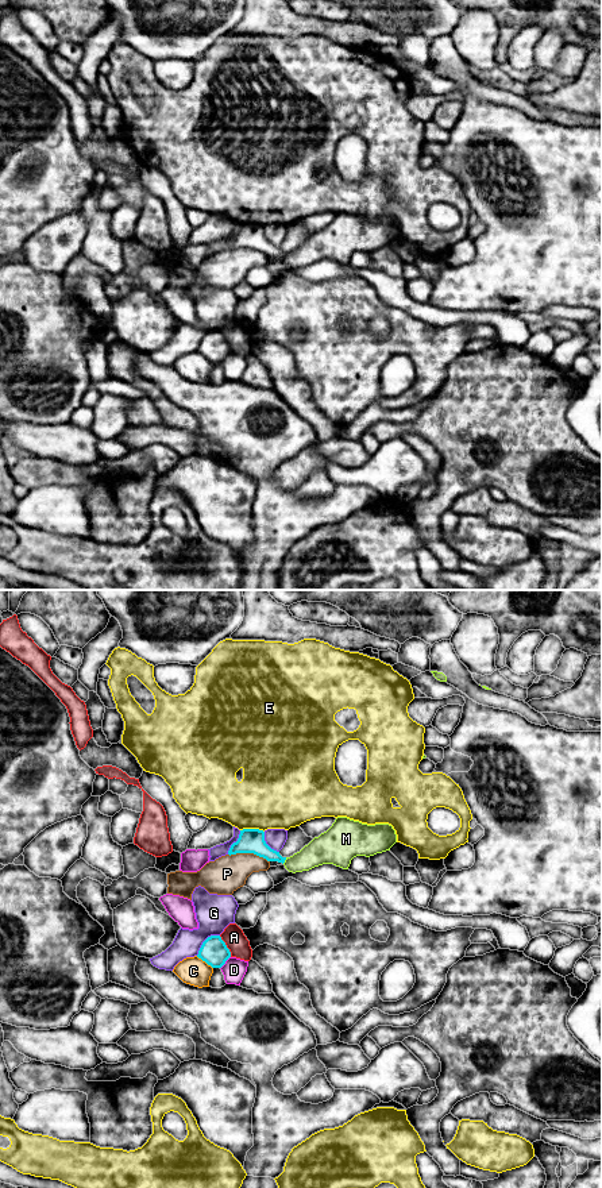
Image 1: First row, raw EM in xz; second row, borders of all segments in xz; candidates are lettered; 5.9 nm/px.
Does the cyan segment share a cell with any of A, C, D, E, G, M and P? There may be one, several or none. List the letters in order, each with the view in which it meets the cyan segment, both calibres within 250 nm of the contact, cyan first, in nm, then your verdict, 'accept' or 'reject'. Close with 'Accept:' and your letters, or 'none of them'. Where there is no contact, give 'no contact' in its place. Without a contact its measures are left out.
A: meets cyan in xz; 160 nm thick on the cyan side, 130 nm on the other; reject
C: meets cyan in xz; 160 nm thick on the cyan side, 170 nm on the other; reject
D: meets cyan in xz; 160 nm thick on the cyan side, 140 nm on the other; reject
E: meets cyan in xz; 140 nm thick on the cyan side, 420 nm on the other; reject
G: meets cyan in xz; 160 nm thick on the cyan side, 220 nm on the other; reject
M: meets cyan in xz; 140 nm thick on the cyan side, 180 nm on the other; reject
P: meets cyan in xz; 140 nm thick on the cyan side, 220 nm on the other; reject
Accept: none of them

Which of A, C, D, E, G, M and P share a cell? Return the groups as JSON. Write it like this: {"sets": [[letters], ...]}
{"sets": [["A"], ["C"], ["D"], ["E"], ["G"], ["M"], ["P"]]}

